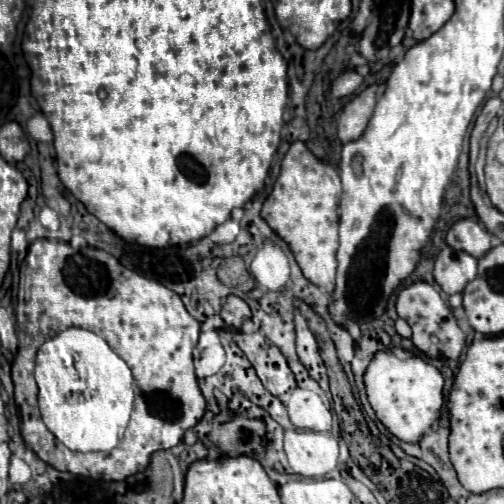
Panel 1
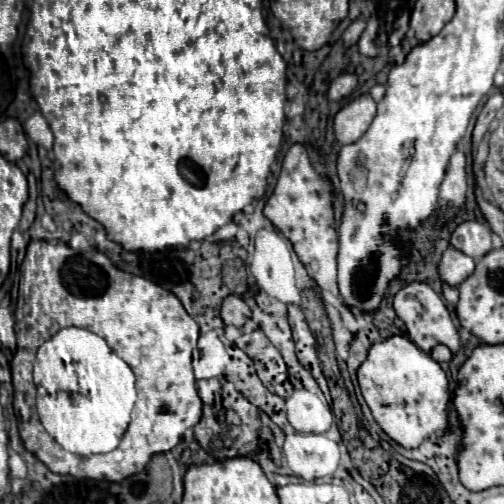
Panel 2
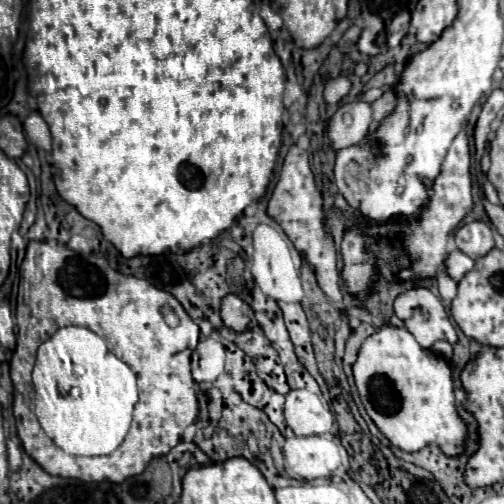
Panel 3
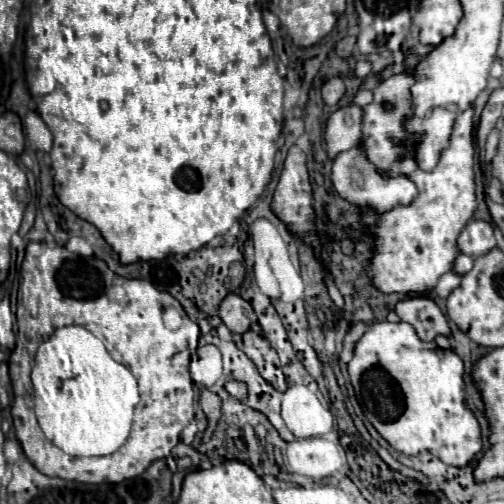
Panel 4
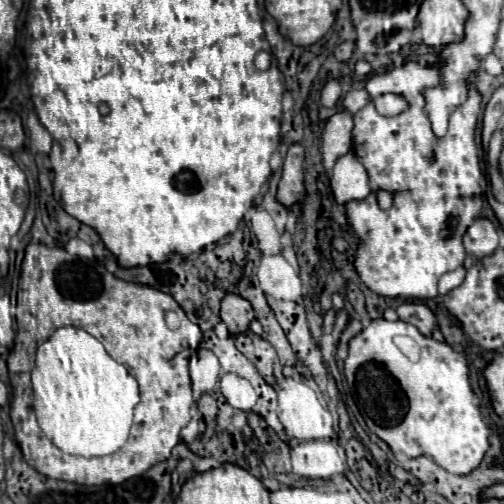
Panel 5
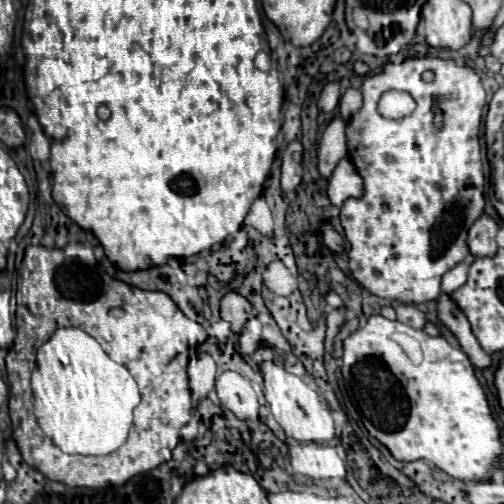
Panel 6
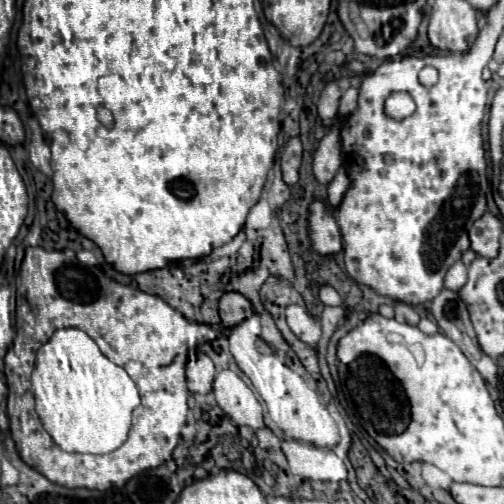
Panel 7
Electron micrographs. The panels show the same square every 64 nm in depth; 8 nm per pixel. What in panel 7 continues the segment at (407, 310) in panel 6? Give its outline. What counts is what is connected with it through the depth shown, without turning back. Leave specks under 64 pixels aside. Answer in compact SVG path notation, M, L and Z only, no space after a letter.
M396 302L394 304L394 312L396 312L396 320L398 322L406 322L406 324L418 324L418 320L420 320L420 316L418 316L418 312L414 310L414 306L410 306L410 304L404 304L404 302Z

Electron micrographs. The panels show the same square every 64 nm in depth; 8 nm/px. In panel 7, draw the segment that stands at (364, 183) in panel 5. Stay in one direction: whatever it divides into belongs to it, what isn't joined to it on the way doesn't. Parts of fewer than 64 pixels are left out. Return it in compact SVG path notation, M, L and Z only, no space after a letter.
M340 168L338 176L336 176L336 178L330 182L330 186L328 186L328 200L330 200L330 204L332 204L334 208L340 204L344 192L346 192L346 188L348 188L348 184L350 184L350 182L348 182L346 170Z

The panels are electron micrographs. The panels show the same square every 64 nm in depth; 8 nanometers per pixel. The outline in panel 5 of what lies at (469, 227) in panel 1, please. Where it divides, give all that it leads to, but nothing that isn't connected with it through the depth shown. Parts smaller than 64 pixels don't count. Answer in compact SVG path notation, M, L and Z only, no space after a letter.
M476 218L464 236L464 248L474 258L490 256L498 248L496 226L488 218Z

